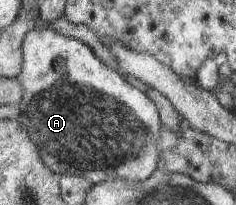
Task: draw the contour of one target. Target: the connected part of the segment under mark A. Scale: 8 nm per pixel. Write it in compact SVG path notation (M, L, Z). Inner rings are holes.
M33 29L25 35L22 44L22 69L17 75L17 81L23 89L23 99L19 101L19 111L21 114L17 119L23 127L23 131L27 131L29 139L37 145L39 149L39 159L43 161L43 165L47 165L47 169L56 176L75 175L75 177L85 177L89 183L101 184L115 180L141 182L146 181L158 169L161 159L161 149L158 146L161 139L161 117L155 103L145 93L142 93L125 80L124 75L115 69L111 69L107 63L103 63L92 50L81 41L65 37L55 33L53 29Z

